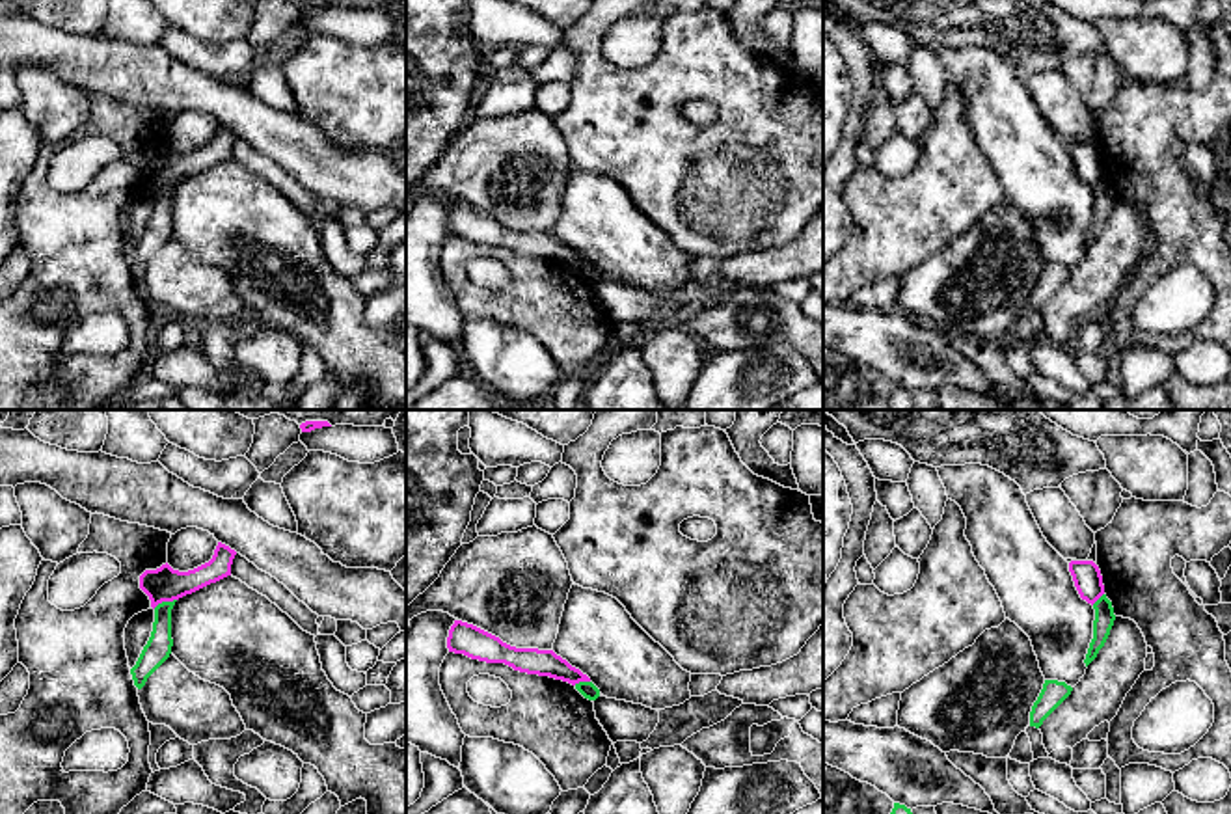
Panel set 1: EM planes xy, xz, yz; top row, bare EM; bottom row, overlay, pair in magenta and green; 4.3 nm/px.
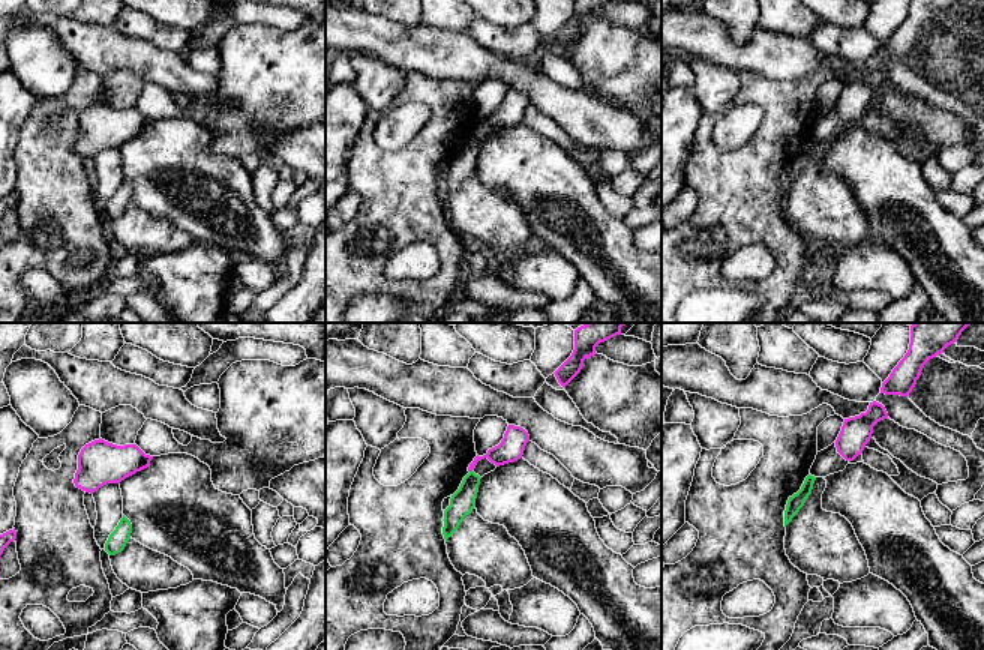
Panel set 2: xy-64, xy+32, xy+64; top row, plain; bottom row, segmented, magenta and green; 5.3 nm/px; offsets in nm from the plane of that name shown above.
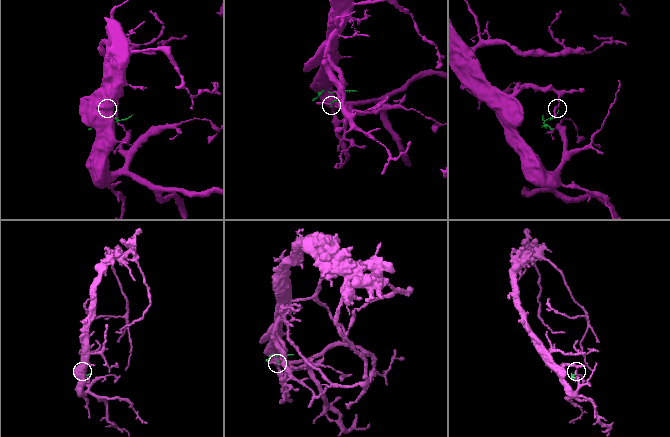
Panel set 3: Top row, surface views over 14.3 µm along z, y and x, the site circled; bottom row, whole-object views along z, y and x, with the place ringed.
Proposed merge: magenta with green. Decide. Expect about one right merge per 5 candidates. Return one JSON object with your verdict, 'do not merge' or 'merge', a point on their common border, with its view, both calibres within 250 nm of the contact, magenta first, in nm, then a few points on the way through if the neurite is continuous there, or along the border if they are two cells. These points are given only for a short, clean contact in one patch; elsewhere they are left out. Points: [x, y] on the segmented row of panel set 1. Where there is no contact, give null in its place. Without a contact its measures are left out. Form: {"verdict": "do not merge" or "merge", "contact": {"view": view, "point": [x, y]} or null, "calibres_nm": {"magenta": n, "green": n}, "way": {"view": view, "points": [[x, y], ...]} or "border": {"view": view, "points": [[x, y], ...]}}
{"verdict": "do not merge", "contact": {"view": "xy", "point": [164, 600]}, "calibres_nm": {"magenta": 150, "green": 110}, "border": {"view": "xy", "points": [[175, 598], [162, 600], [153, 608]]}}

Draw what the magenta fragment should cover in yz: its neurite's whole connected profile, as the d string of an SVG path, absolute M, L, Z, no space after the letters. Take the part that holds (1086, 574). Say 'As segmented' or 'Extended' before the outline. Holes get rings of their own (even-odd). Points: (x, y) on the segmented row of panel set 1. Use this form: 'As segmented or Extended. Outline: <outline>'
As segmented. Outline: M1071 561L1069 572L1082 600L1095 604L1104 594L1102 576L1093 561Z

